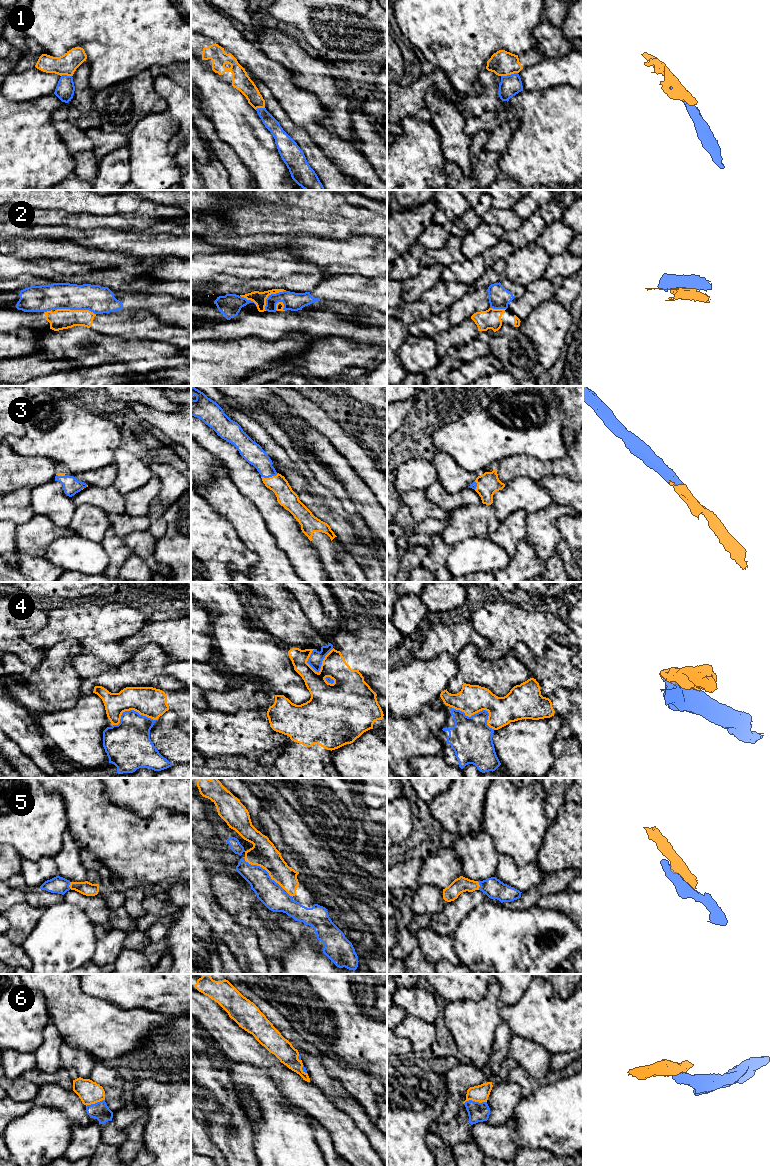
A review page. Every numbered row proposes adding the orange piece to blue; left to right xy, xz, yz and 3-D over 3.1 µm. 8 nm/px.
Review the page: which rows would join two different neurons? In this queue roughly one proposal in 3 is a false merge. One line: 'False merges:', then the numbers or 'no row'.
False merges: 1, 2, 4, 6

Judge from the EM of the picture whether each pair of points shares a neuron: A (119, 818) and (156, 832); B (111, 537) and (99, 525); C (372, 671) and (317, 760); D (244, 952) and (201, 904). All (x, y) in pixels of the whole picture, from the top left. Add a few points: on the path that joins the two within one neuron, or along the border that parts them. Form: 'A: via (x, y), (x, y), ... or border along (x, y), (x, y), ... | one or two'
A: via (128, 827), (133, 832), (147, 832) | one
B: border along (110, 525), (100, 542) | two
C: via (350, 681), (350, 701), (321, 730), (321, 734) | one
D: via (237, 940), (213, 916) | one

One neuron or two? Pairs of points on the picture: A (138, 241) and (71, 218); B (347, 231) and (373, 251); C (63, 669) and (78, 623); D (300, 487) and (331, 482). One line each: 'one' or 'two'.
A: two
B: two
C: two
D: two

